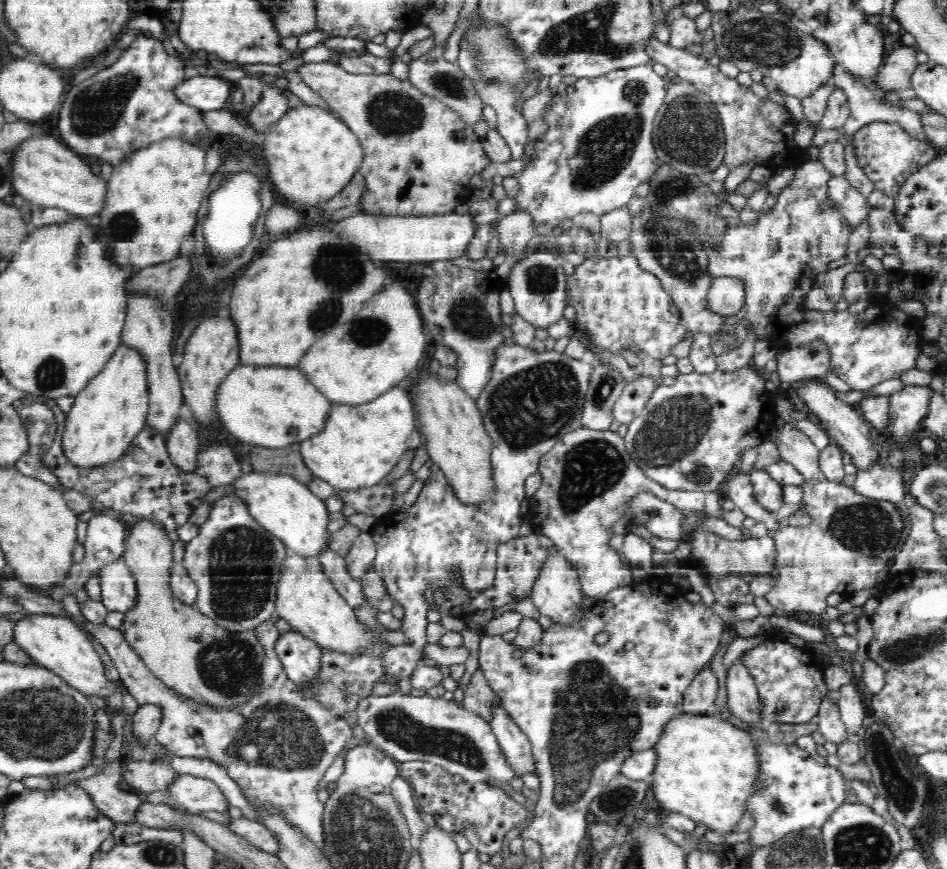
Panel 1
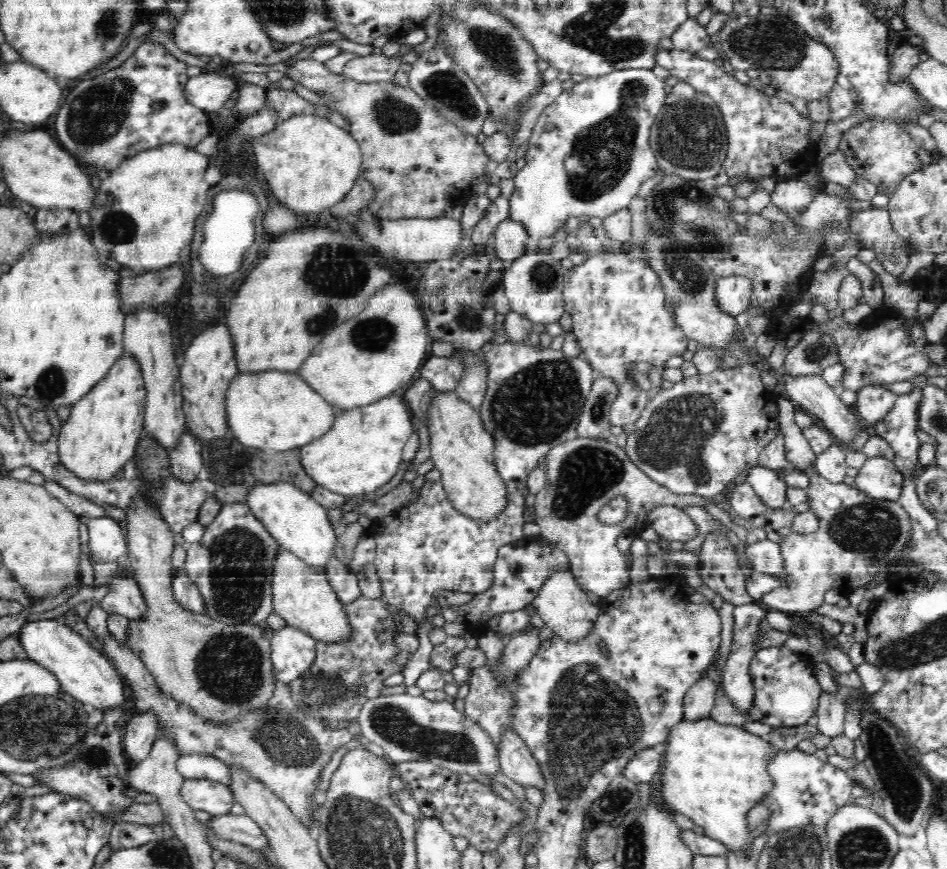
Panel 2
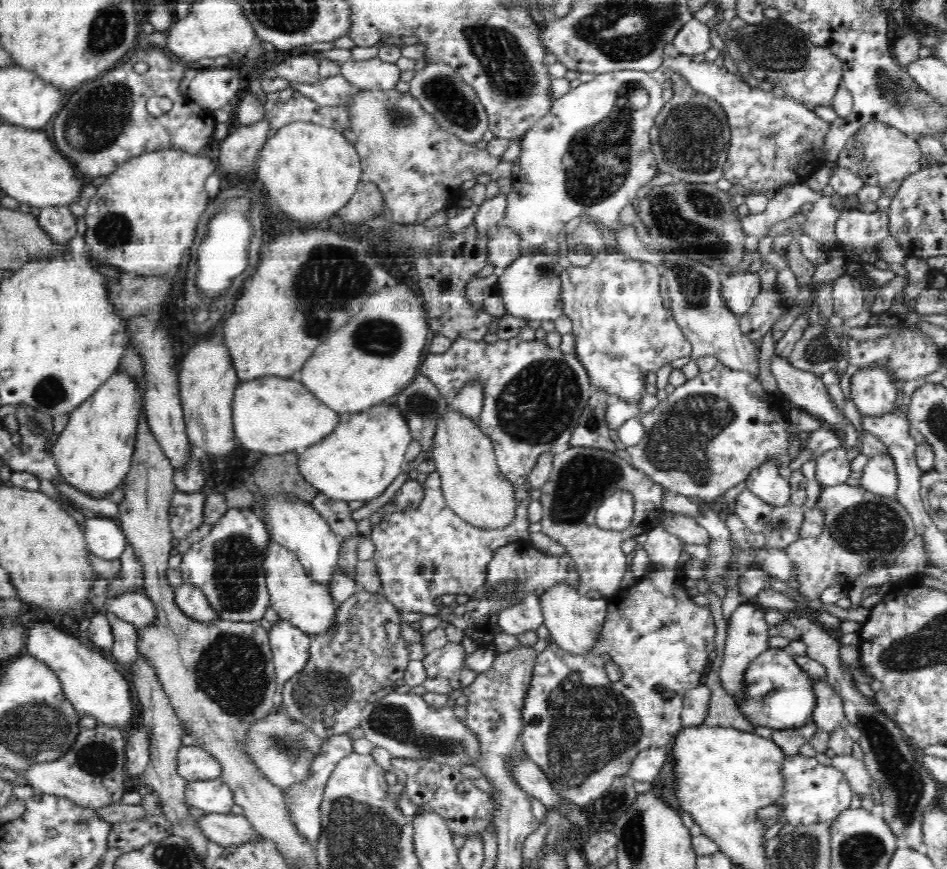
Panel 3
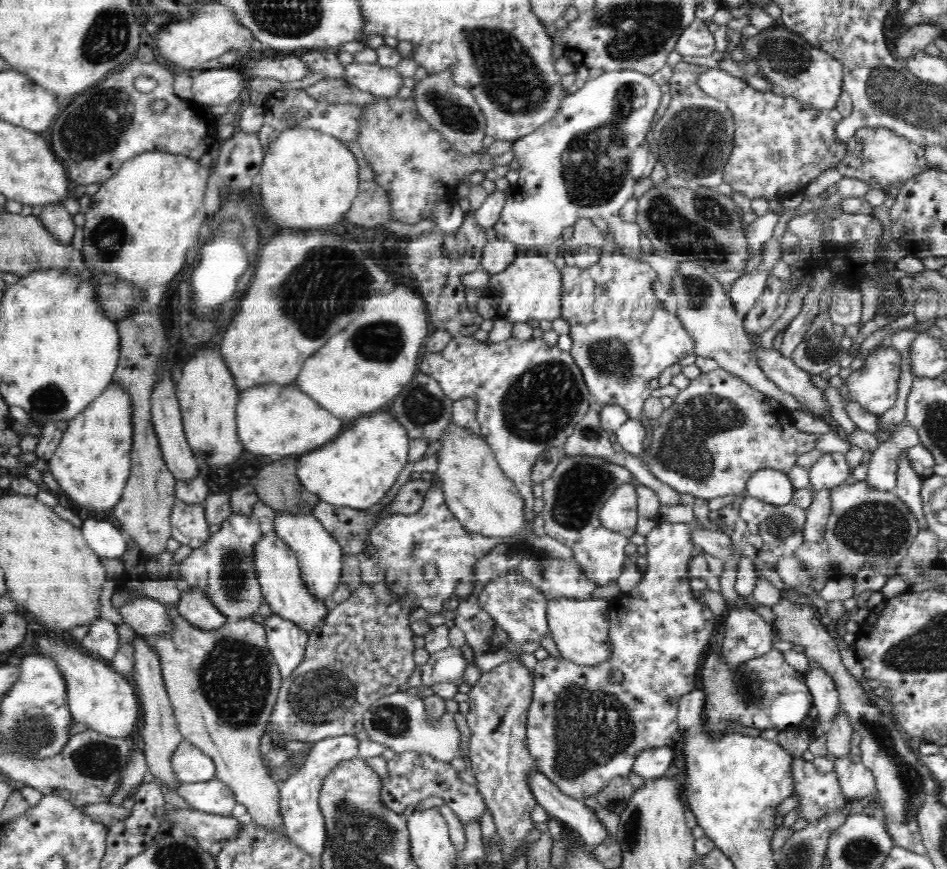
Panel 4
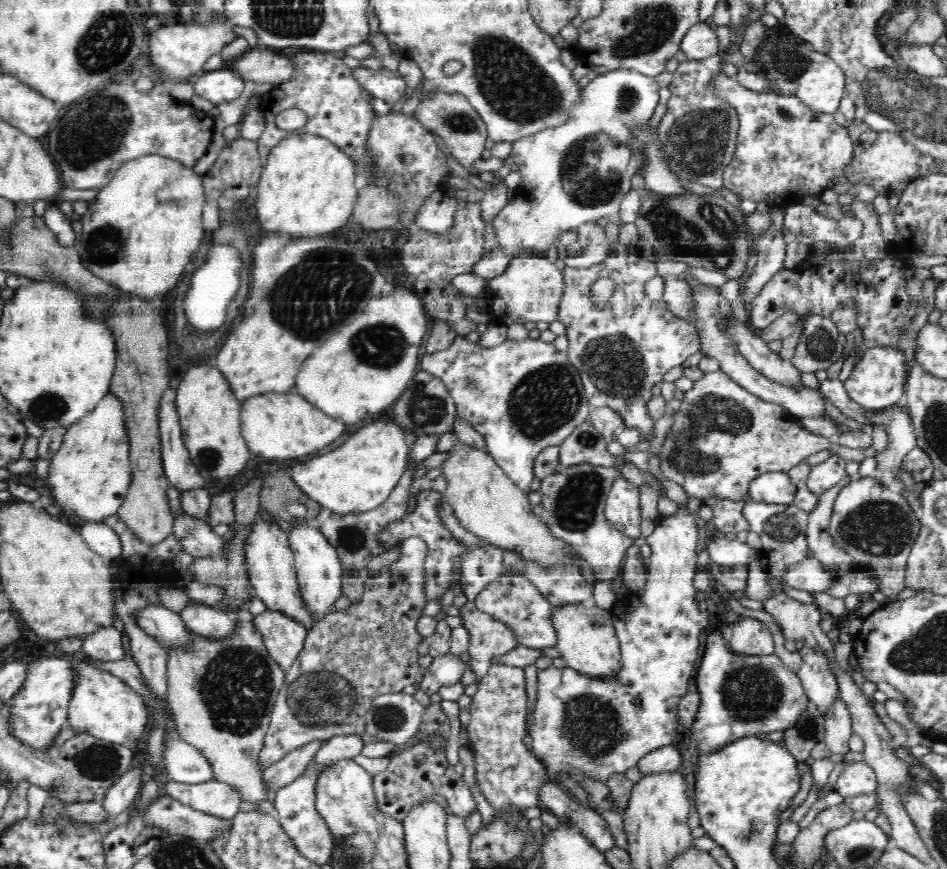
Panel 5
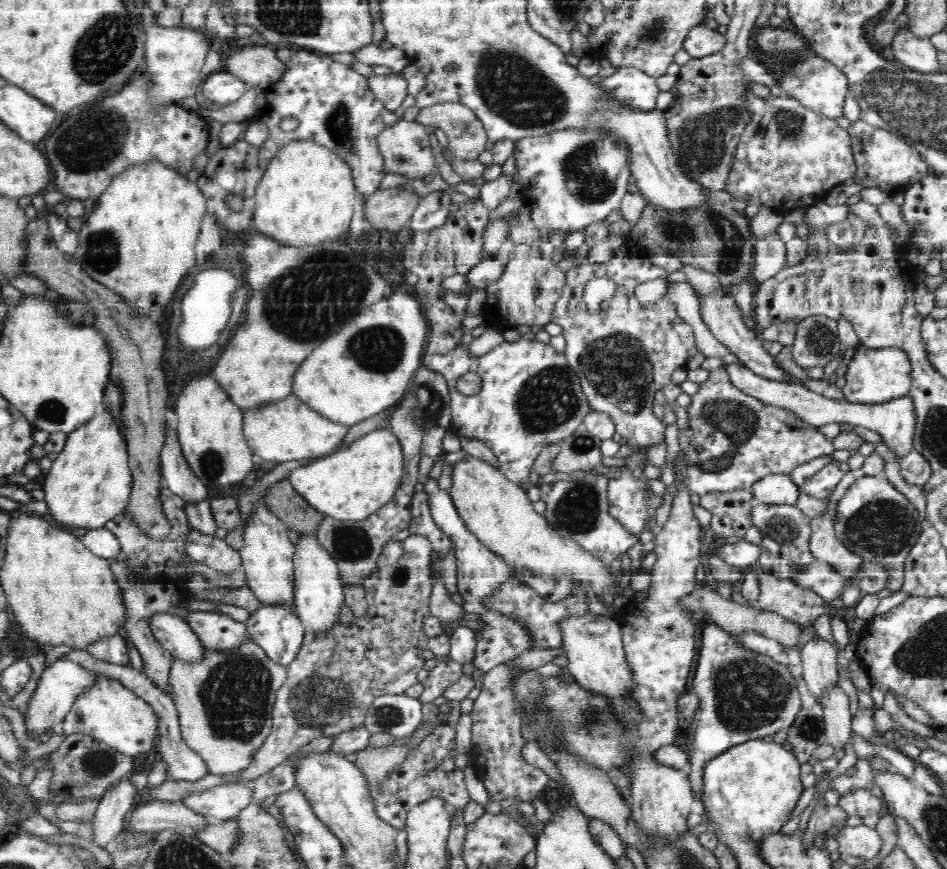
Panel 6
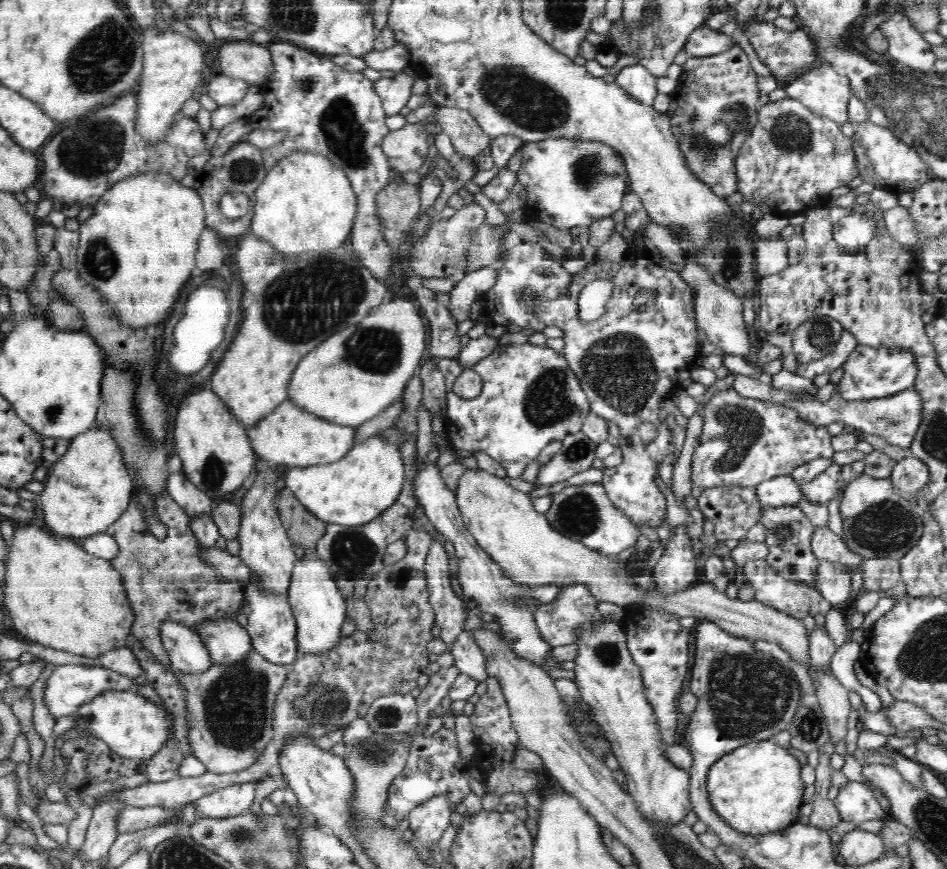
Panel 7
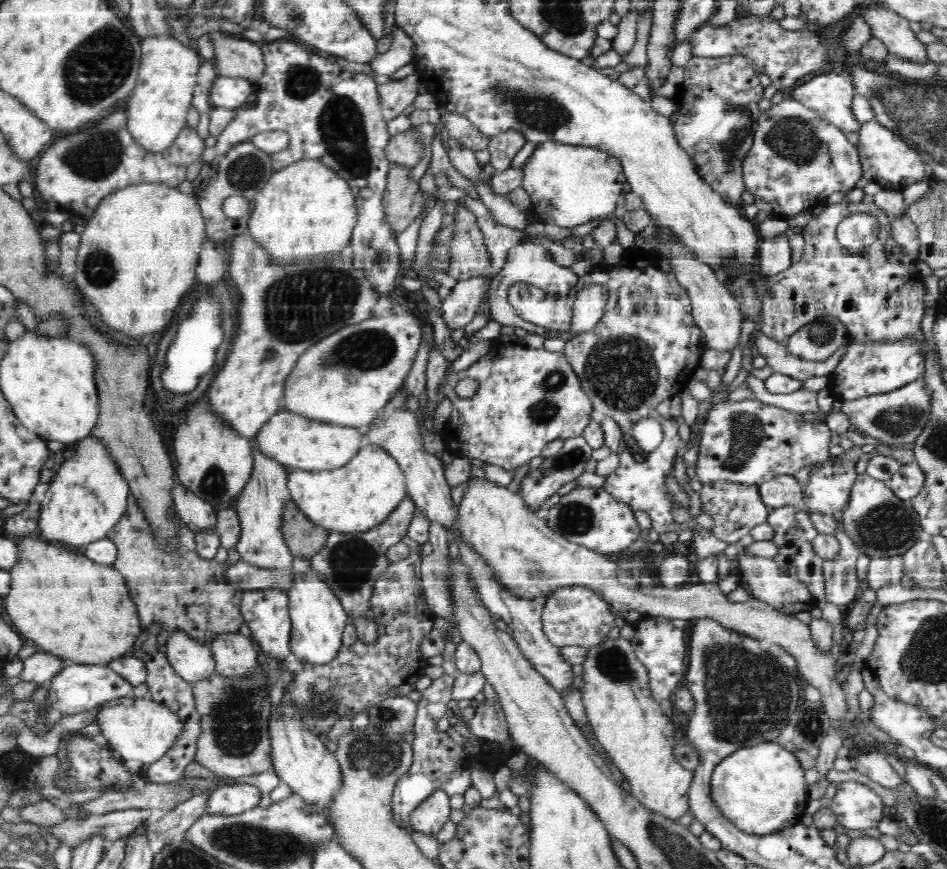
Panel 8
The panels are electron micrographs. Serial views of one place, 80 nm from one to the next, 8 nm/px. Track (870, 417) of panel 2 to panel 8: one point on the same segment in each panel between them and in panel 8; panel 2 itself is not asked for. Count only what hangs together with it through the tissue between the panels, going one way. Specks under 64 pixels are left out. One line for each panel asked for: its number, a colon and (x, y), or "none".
3: (874, 396)
4: (873, 388)
5: (876, 381)
6: (875, 376)
7: (869, 373)
8: (875, 369)

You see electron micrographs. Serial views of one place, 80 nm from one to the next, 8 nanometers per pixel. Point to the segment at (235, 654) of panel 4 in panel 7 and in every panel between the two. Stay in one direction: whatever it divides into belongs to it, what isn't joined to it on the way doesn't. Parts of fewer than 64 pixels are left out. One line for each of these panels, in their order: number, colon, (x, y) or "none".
5: (221, 690)
6: (224, 700)
7: (228, 707)

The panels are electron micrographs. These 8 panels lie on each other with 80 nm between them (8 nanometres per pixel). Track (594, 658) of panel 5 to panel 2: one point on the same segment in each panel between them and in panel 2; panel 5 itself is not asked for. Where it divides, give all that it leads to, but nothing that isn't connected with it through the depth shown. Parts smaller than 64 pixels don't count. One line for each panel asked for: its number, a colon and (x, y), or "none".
2: (560, 602)
3: (573, 620)
4: (579, 626)

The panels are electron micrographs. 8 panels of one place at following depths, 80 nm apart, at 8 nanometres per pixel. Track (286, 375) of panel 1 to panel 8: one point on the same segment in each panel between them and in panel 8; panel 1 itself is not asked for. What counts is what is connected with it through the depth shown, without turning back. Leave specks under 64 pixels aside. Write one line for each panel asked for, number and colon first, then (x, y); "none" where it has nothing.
2: (273, 409)
3: (273, 414)
4: (272, 418)
5: (286, 425)
6: (287, 429)
7: (288, 435)
8: (296, 441)

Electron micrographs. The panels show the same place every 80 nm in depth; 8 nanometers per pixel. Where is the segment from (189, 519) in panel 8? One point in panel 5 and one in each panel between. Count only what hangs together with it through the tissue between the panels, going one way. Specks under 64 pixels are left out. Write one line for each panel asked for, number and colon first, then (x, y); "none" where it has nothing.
5: (182, 472)
6: (178, 475)
7: (189, 496)

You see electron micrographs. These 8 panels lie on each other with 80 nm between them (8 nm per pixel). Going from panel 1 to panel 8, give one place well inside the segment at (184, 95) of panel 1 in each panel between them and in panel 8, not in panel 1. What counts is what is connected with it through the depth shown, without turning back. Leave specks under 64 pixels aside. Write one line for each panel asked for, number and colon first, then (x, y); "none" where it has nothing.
2: (209, 92)
3: (211, 89)
4: (211, 87)
5: (223, 85)
6: (222, 86)
7: (224, 90)
8: (227, 92)

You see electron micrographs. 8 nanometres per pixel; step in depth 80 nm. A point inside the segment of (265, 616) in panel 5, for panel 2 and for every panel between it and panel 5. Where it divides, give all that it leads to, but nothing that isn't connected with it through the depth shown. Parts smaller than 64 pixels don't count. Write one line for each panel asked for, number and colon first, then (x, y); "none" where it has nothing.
2: (293, 653)
3: (291, 651)
4: (288, 643)

